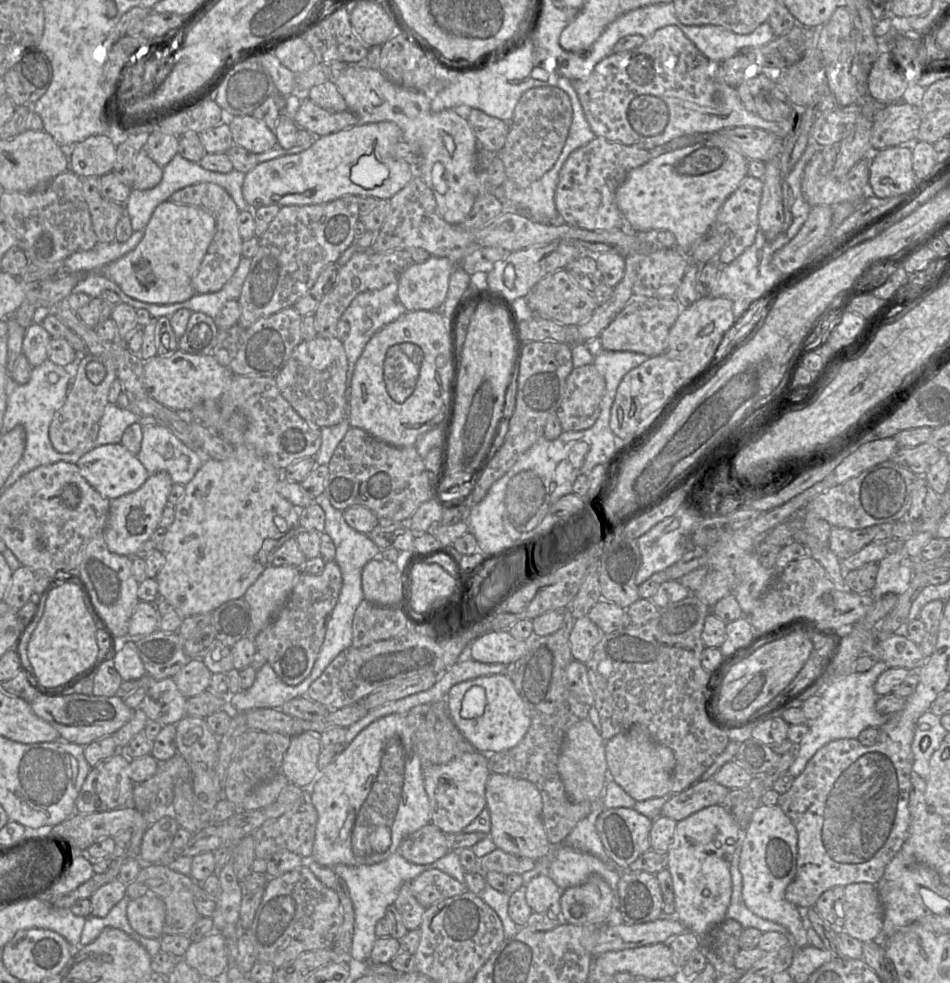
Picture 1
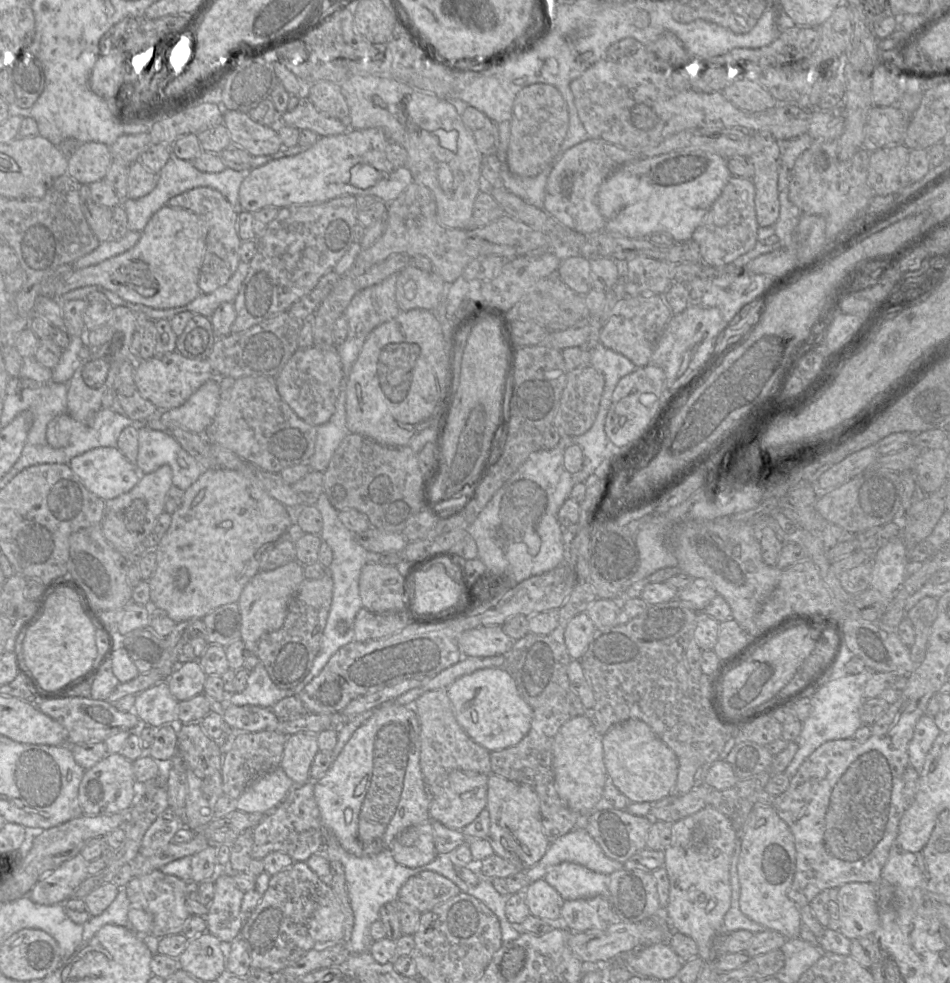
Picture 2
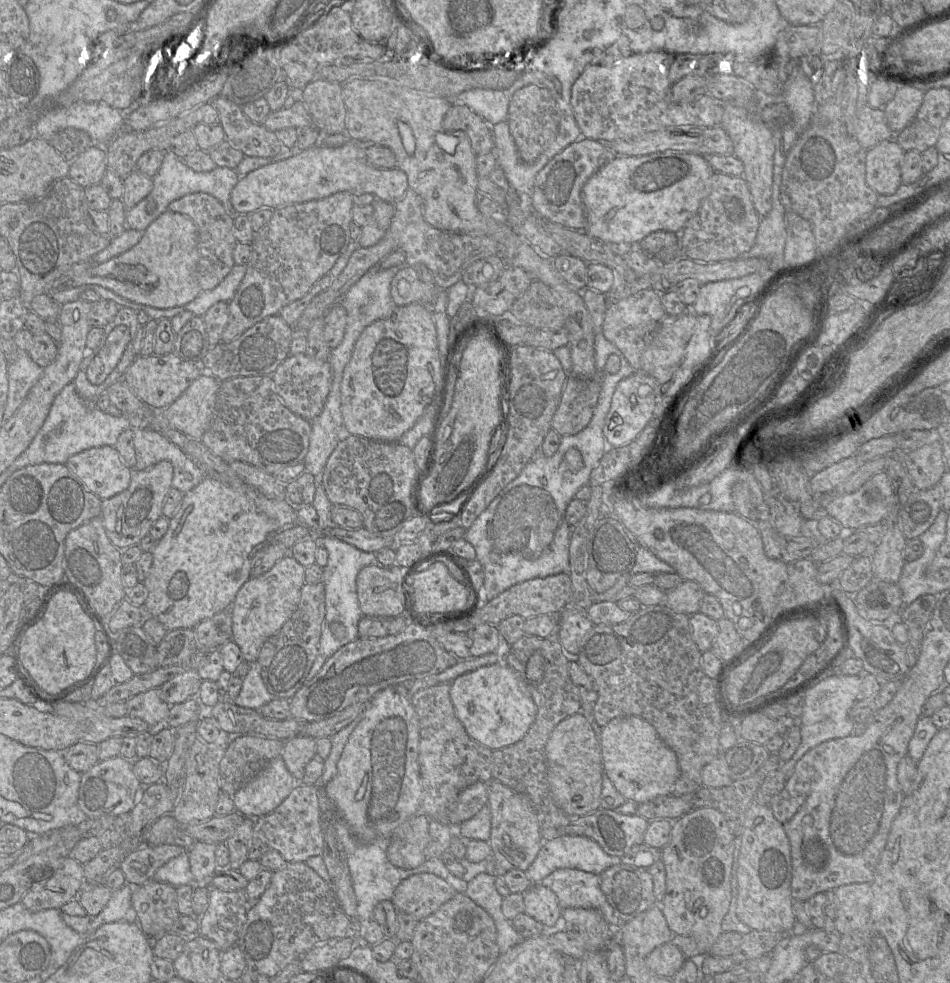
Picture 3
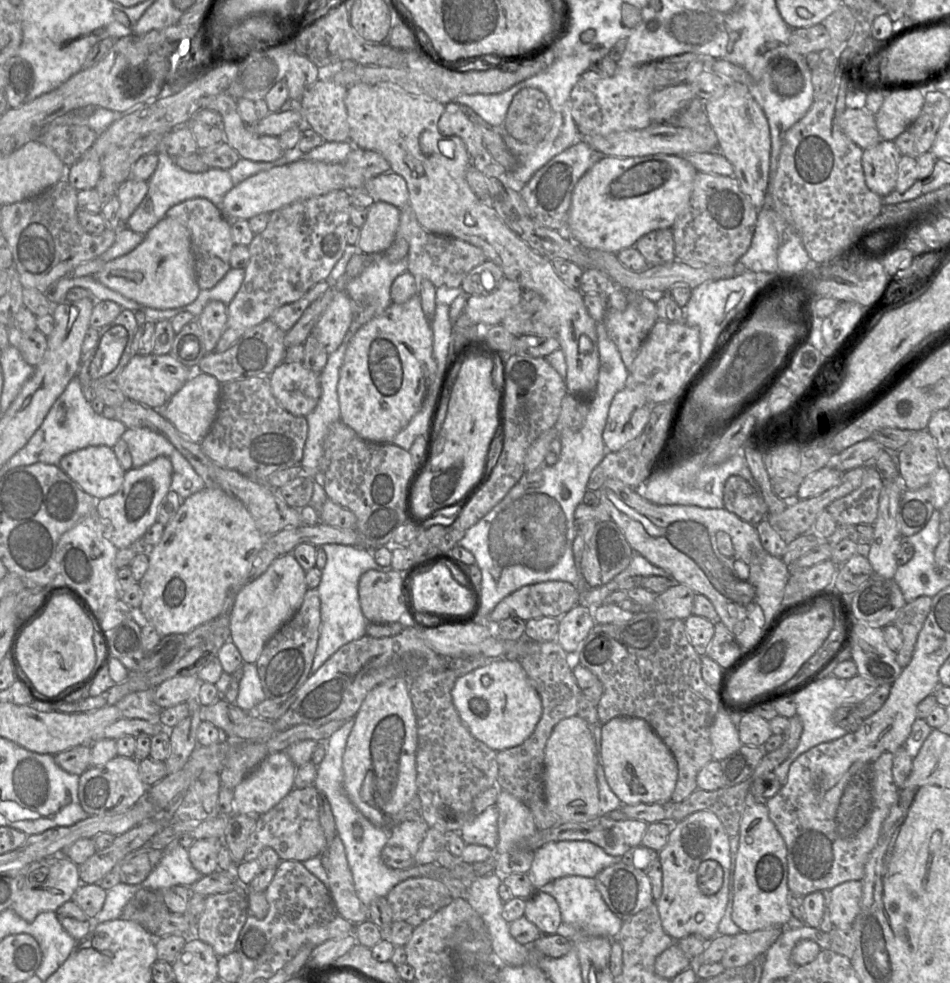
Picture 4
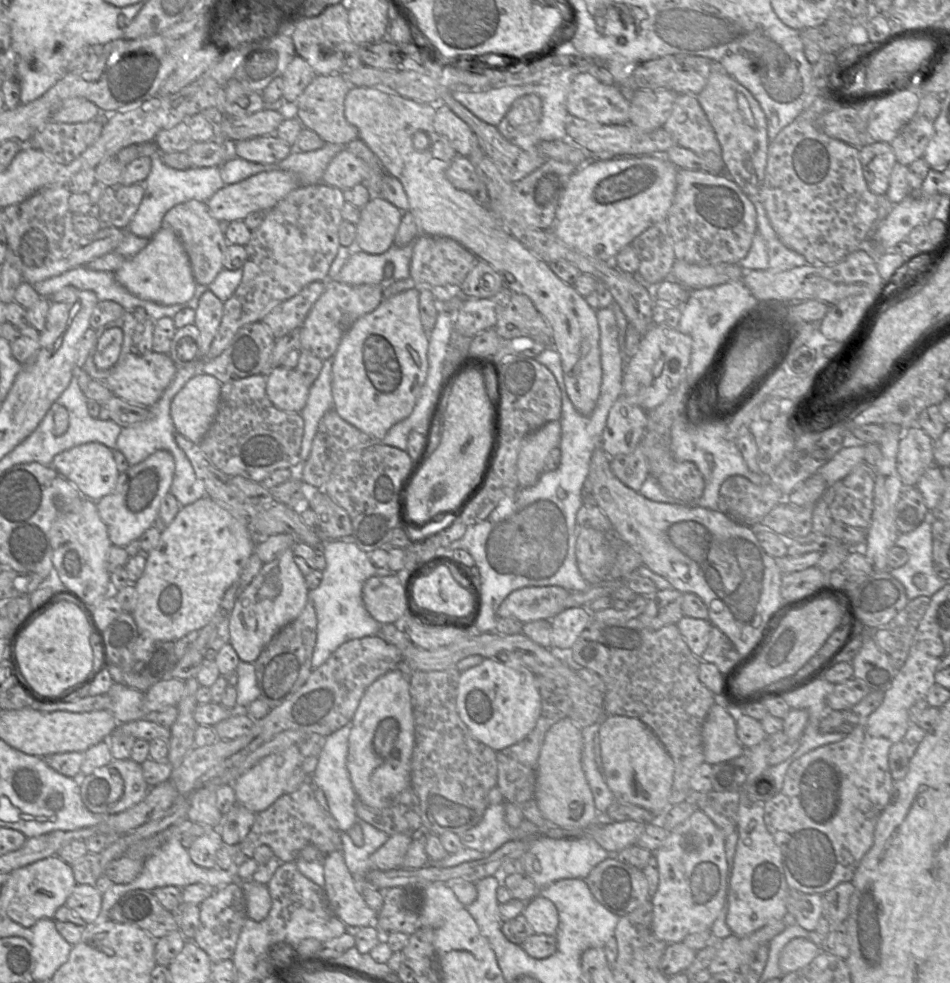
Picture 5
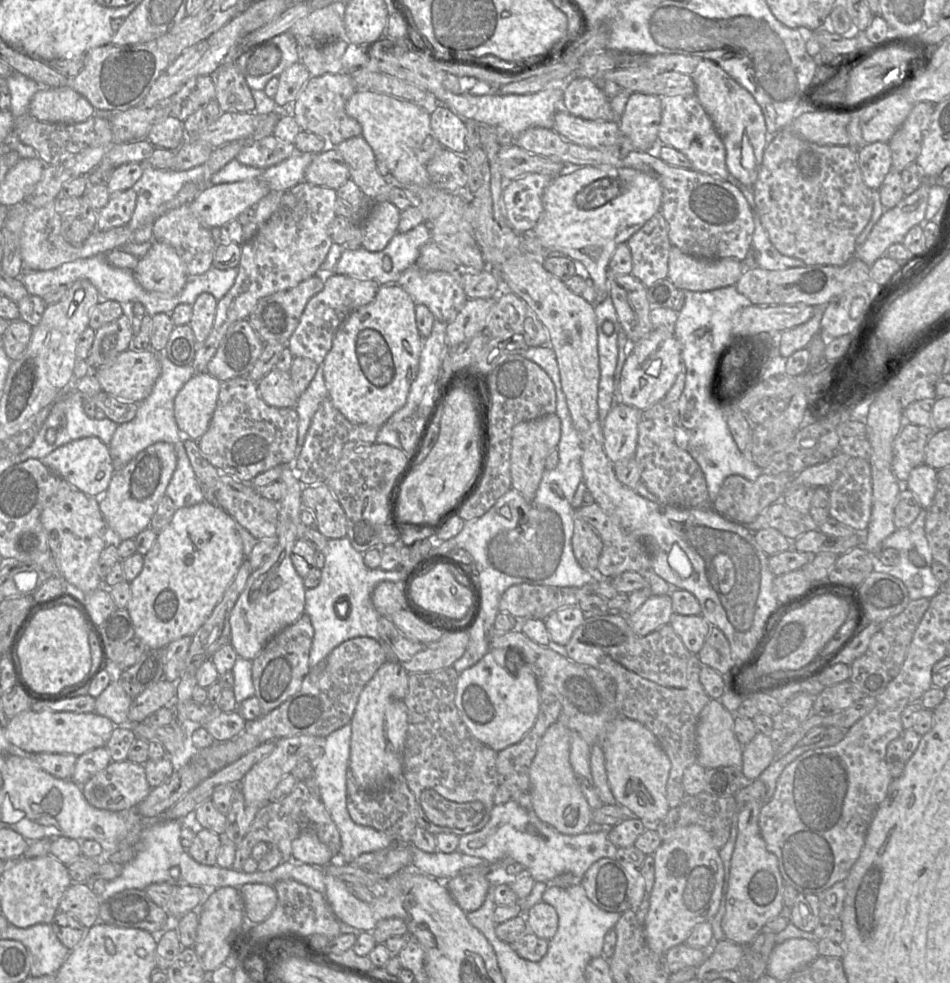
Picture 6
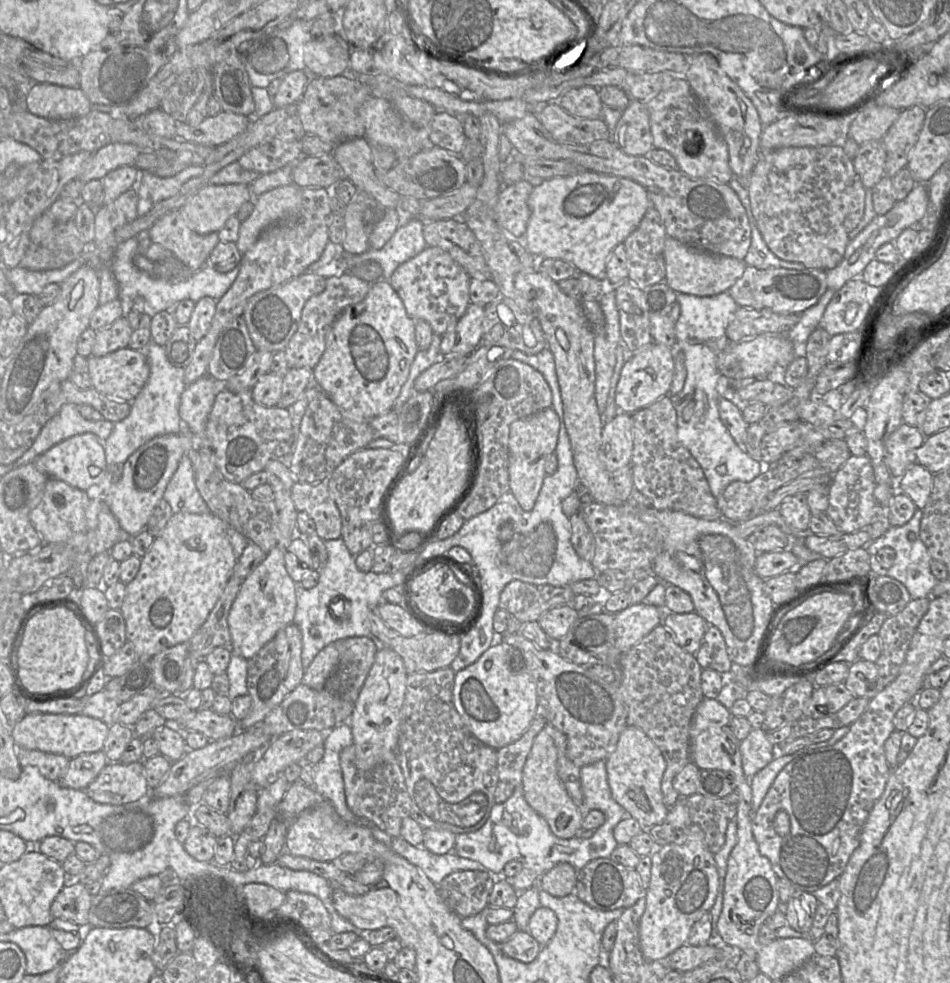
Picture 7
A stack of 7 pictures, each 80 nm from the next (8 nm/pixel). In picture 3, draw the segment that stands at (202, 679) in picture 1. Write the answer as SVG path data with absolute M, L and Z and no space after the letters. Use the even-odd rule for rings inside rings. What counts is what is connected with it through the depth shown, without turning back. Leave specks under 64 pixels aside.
M191 669L175 675L158 688L159 697L168 705L197 698L202 679L197 670Z

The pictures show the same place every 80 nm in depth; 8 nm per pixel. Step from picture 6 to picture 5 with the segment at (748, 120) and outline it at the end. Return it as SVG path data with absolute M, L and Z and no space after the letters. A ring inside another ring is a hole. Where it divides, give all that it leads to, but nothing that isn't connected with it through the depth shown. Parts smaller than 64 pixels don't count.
M712 70L704 89L696 96L722 149L725 172L748 197L759 197L767 165L766 117L749 90L724 70Z

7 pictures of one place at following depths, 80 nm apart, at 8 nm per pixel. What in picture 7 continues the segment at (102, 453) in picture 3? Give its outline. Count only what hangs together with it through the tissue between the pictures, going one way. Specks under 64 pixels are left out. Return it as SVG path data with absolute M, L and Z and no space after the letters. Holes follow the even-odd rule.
M84 433L70 437L39 455L33 464L49 478L61 480L82 491L93 485L105 483L108 480L104 442L92 433Z

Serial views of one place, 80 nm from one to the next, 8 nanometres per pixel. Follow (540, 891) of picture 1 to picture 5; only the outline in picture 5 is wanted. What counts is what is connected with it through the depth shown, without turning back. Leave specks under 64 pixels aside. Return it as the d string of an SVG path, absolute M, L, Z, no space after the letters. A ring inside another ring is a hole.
M537 895L526 903L522 912L536 934L555 936L559 925L559 913L549 899Z

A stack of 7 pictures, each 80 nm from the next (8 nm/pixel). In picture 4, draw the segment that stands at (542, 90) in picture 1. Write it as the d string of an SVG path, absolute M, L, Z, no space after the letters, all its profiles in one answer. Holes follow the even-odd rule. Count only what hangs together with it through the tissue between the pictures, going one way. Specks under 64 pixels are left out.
M523 88L513 97L501 128L520 142L535 145L550 130L552 117L547 96L536 88Z

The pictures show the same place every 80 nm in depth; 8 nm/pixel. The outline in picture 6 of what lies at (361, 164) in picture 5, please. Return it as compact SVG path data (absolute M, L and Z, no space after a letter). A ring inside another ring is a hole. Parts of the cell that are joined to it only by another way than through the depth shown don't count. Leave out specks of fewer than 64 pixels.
M329 147L314 156L304 179L308 183L337 190L350 179L350 172L340 152Z

